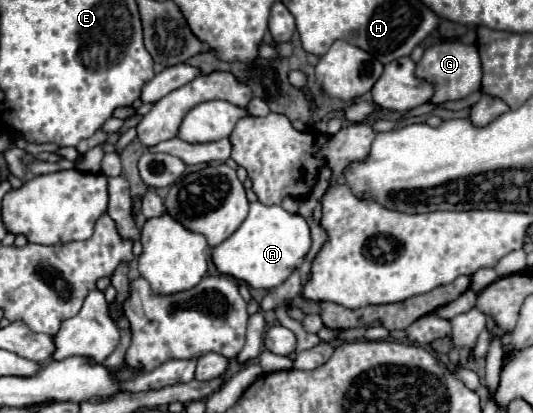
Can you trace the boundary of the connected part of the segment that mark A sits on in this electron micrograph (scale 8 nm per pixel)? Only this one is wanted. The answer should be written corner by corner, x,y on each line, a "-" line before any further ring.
255,201
251,203
243,225
213,249
213,261
221,273
241,279
253,289
271,291
301,267
309,249
311,231
299,213
289,213
281,205
265,205
261,201

